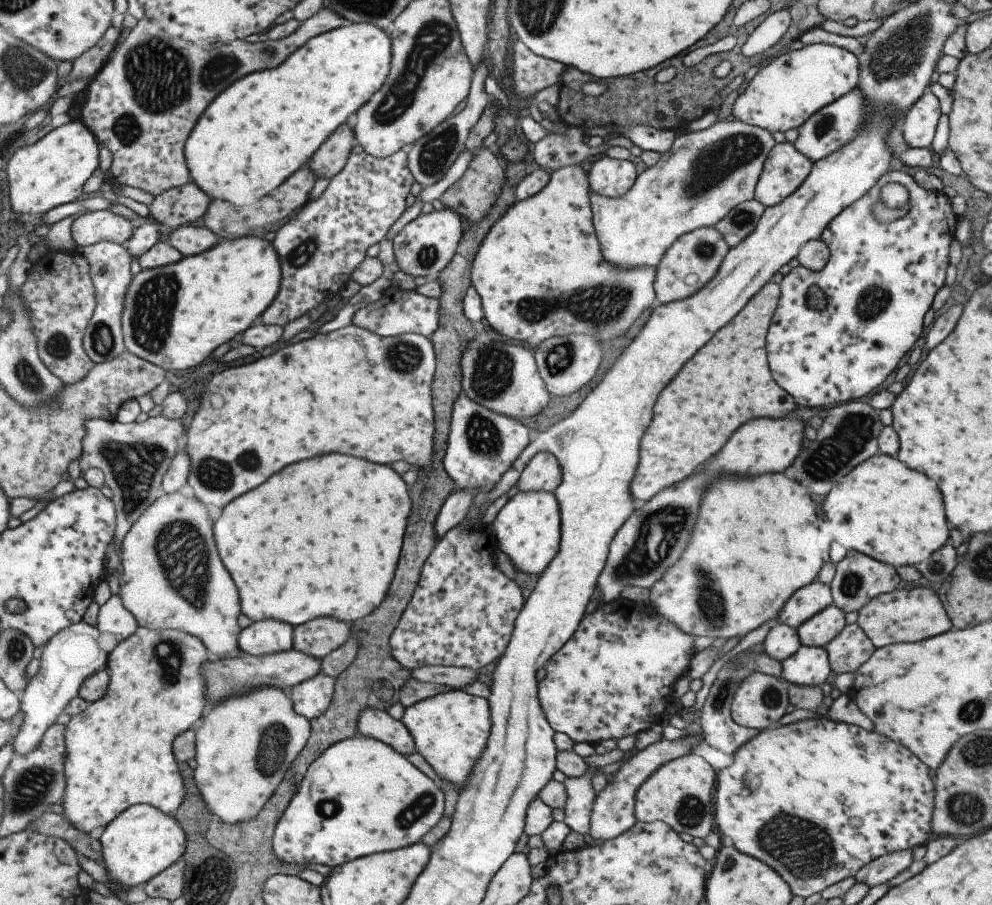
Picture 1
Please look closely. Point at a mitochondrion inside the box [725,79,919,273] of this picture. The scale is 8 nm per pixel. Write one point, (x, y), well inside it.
(826, 123)

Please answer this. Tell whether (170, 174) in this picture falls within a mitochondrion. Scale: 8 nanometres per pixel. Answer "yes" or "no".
no

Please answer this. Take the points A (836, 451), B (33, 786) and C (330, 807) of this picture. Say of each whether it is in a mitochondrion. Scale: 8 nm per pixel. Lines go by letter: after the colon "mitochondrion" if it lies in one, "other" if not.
A: mitochondrion
B: mitochondrion
C: mitochondrion

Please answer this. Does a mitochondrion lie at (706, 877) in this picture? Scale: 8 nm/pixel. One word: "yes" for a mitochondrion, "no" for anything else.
no

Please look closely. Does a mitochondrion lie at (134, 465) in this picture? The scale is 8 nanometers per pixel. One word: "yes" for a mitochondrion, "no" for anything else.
yes

